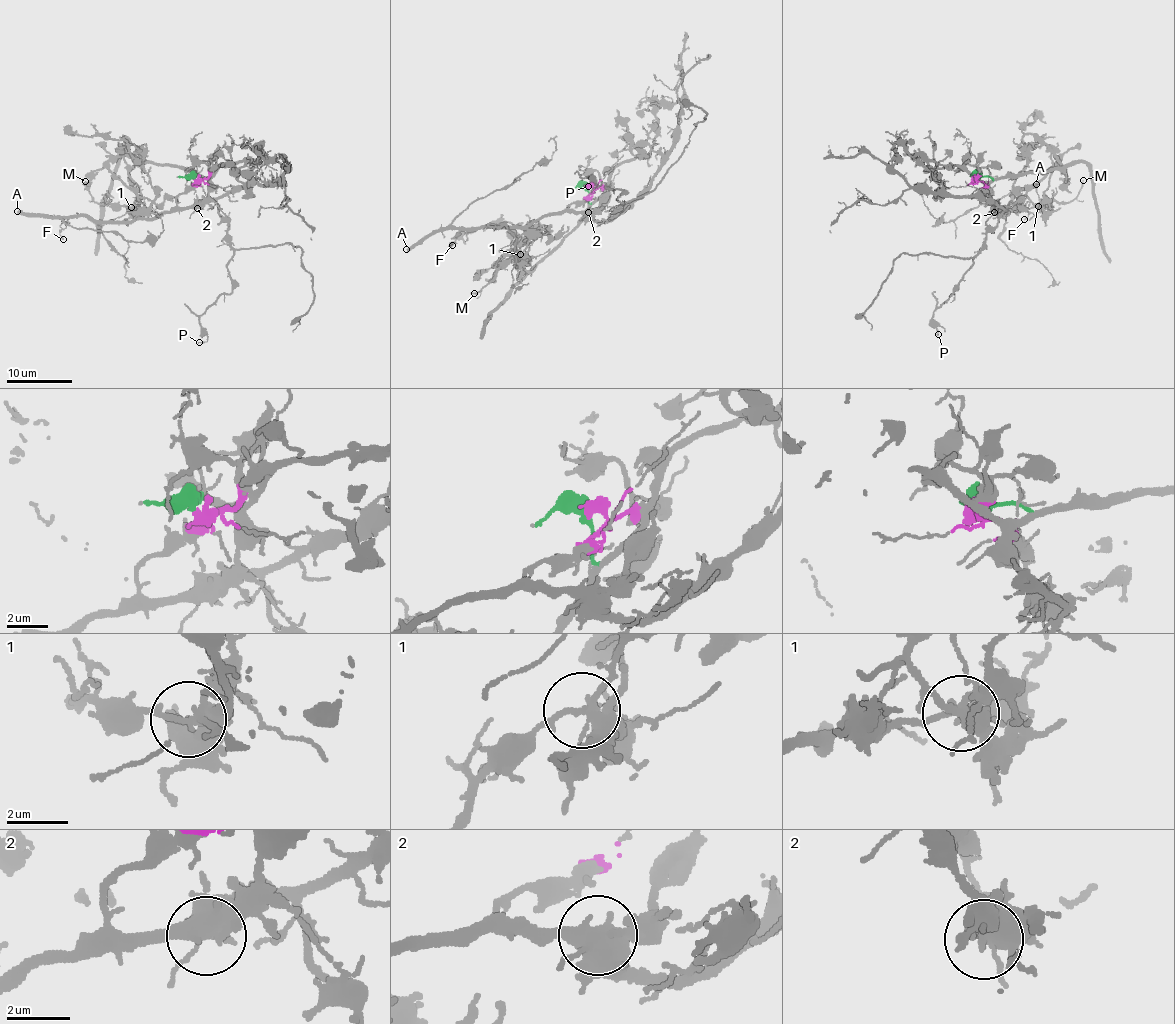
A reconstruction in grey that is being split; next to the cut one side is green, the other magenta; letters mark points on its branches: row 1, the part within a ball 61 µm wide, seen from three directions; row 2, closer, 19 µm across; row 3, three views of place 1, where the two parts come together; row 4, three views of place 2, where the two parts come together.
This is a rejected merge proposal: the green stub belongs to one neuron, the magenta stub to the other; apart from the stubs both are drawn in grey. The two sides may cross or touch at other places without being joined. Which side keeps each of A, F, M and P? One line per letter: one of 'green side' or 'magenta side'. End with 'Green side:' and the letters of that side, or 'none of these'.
A: magenta side
F: magenta side
M: magenta side
P: magenta side
Green side: none of these

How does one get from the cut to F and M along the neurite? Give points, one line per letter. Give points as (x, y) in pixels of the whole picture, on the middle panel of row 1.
F: (587, 187), (592, 190), (587, 196), (560, 213), (546, 214), (523, 227), (462, 229), (451, 245)
M: (587, 187), (592, 190), (587, 196), (567, 210), (538, 218), (528, 227), (527, 248), (515, 254), (474, 294)

